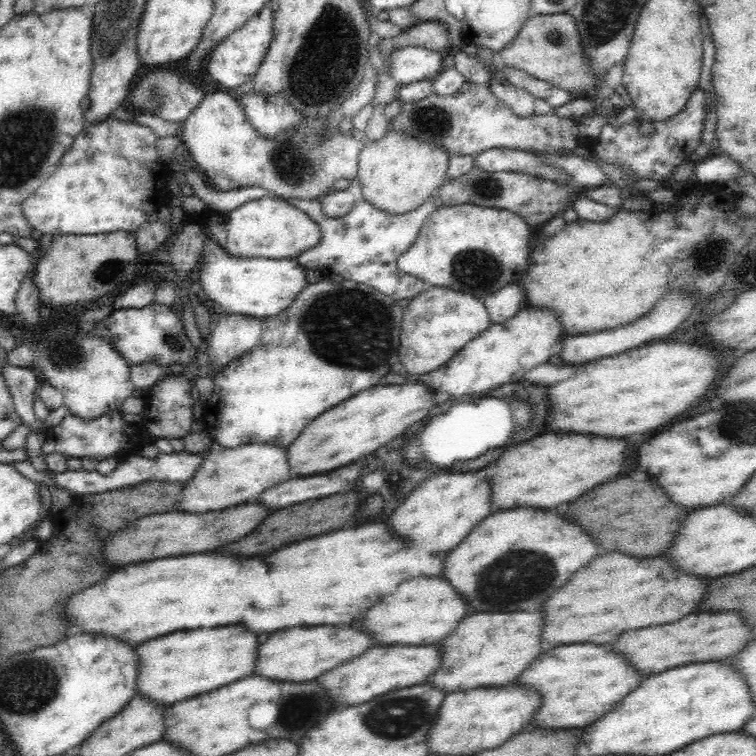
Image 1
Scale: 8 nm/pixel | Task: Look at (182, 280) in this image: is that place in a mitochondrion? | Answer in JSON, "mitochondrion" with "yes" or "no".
{"mitochondrion":"no"}

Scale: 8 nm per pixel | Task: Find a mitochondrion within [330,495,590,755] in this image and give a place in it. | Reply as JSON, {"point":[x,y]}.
{"point":[519,575]}

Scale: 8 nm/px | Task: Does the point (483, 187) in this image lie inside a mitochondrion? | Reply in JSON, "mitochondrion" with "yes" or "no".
{"mitochondrion":"yes"}

